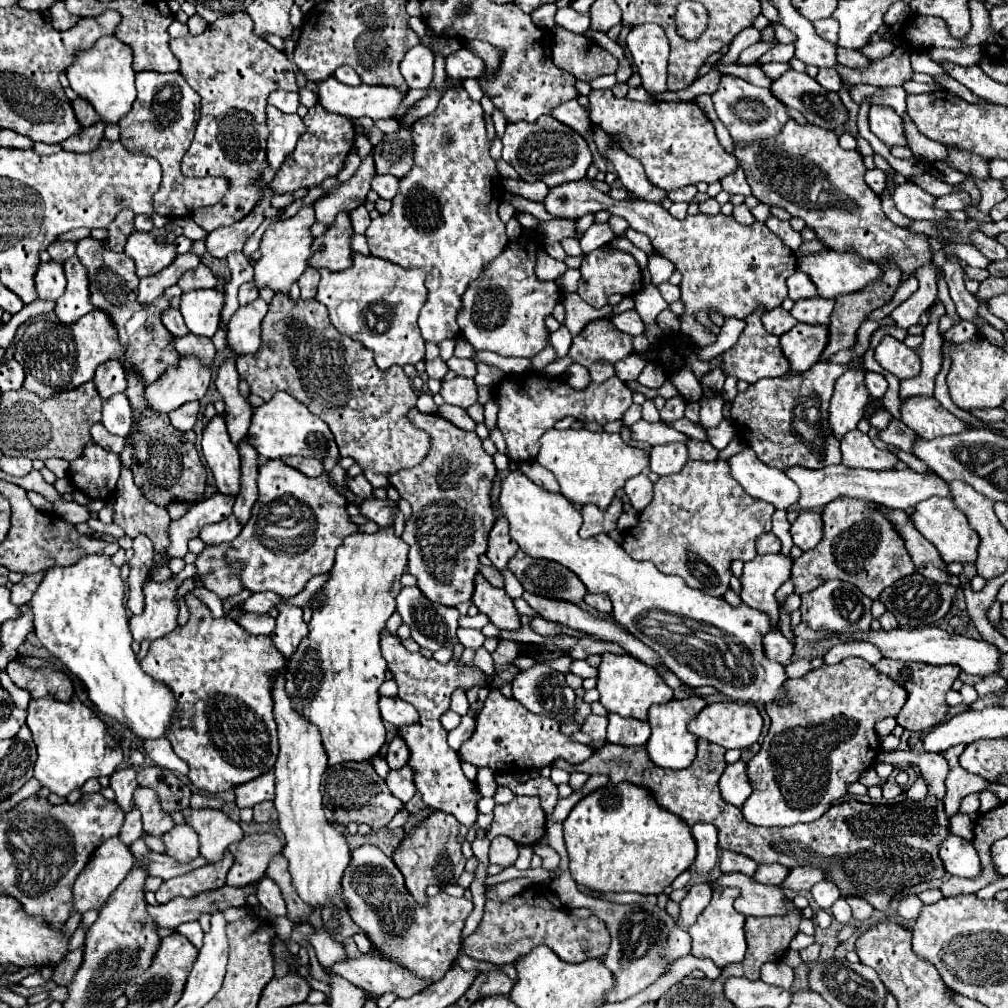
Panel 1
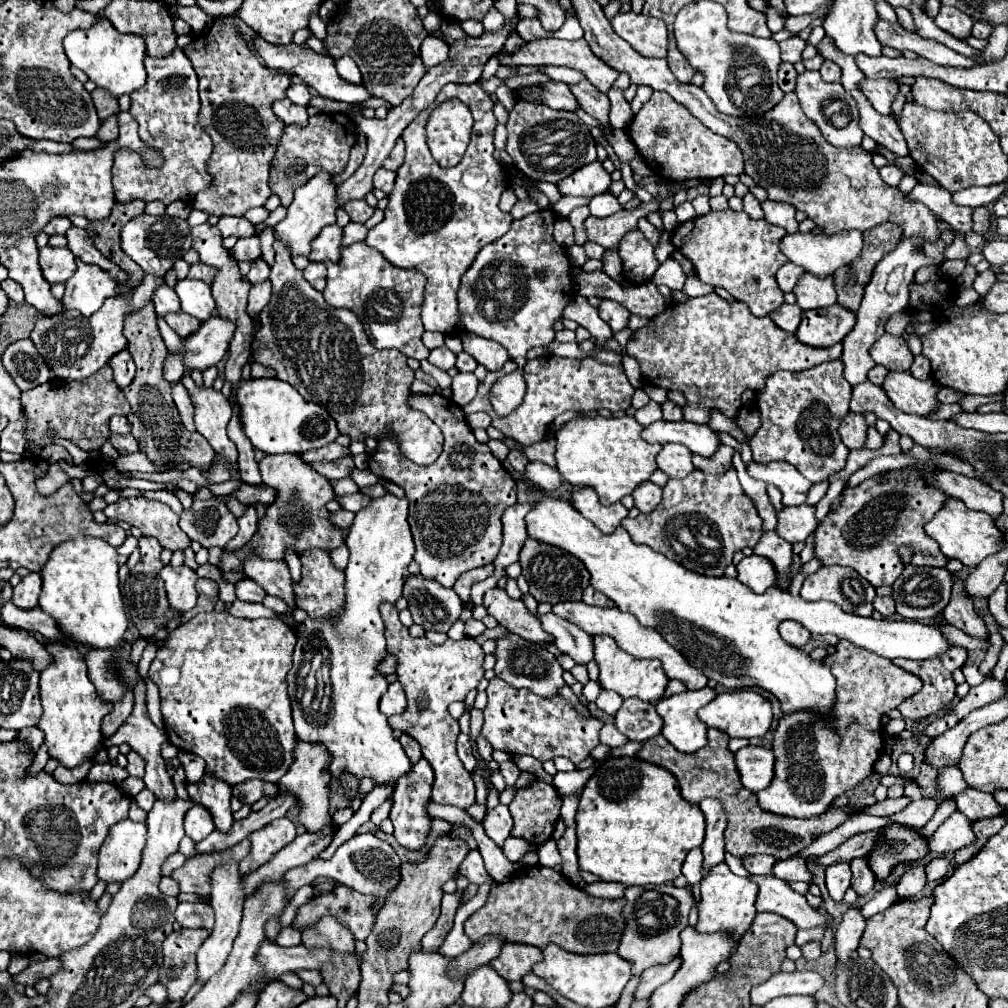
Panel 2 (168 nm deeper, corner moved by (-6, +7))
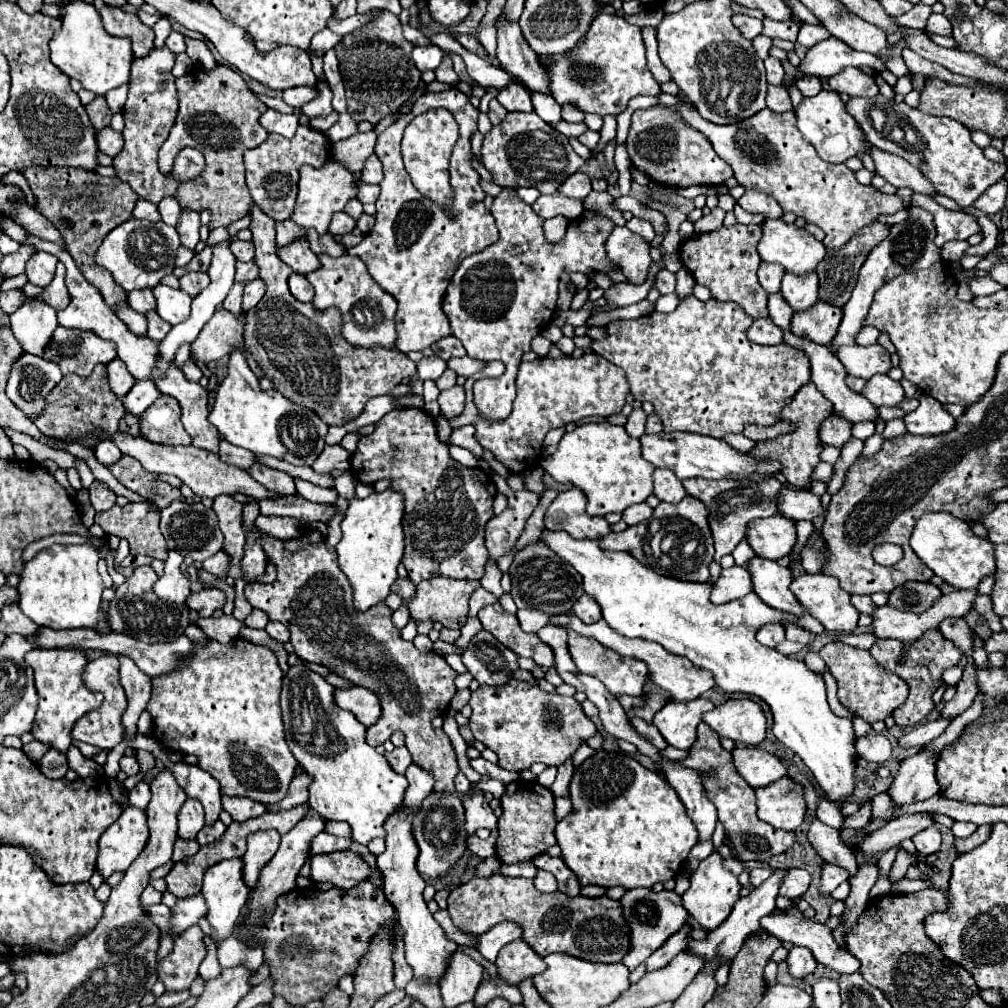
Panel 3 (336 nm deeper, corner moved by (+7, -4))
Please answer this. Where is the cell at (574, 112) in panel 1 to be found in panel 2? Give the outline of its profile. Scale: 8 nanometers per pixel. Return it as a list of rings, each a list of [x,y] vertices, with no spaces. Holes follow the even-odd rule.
[[[547,82],[543,84],[543,104],[553,110],[579,110],[579,102],[571,96],[571,88],[563,82]]]

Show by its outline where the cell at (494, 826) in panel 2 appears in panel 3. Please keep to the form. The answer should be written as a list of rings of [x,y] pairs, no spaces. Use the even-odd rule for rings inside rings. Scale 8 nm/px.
[[[470,787],[470,797],[462,801],[464,811],[466,811],[466,831],[472,835],[476,829],[486,827],[486,829],[496,829],[498,827],[498,819],[492,813],[490,805],[484,801],[484,791]]]

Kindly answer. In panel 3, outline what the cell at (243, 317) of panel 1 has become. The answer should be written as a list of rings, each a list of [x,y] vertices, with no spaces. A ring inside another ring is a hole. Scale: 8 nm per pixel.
[[[254,279],[250,281],[246,287],[244,287],[244,303],[242,303],[242,309],[244,311],[250,311],[252,307],[256,307],[256,303],[264,297],[266,293],[266,285],[262,283],[262,279]]]

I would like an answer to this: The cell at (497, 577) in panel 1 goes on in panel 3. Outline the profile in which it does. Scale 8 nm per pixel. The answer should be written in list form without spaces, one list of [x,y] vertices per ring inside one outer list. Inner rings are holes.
[[[434,577],[418,583],[408,609],[412,619],[432,619],[450,629],[460,629],[468,617],[468,599],[480,587],[478,581]]]

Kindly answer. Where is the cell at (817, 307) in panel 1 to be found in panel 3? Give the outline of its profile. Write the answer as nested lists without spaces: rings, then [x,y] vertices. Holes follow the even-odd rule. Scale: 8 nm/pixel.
[[[790,271],[782,277],[782,295],[794,311],[804,311],[818,301],[818,275],[794,275]]]

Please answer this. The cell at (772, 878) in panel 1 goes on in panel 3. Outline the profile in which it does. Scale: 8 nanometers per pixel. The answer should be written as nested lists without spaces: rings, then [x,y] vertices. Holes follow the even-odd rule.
[[[790,869],[788,875],[782,881],[780,895],[788,897],[788,899],[802,897],[806,893],[808,885],[810,885],[810,875],[808,875],[806,869]]]

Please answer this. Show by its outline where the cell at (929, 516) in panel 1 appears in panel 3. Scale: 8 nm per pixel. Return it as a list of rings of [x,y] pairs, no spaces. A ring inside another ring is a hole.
[[[926,513],[920,517],[910,547],[914,553],[954,589],[976,589],[978,583],[996,571],[994,543],[972,533],[970,523],[948,513]]]

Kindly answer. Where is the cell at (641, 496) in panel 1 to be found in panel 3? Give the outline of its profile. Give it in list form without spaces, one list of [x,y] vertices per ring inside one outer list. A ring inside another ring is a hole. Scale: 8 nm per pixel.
[[[640,503],[640,505],[632,505],[628,509],[622,511],[622,519],[628,523],[628,525],[638,525],[638,523],[644,523],[648,521],[652,515],[652,507],[646,505],[646,503]]]

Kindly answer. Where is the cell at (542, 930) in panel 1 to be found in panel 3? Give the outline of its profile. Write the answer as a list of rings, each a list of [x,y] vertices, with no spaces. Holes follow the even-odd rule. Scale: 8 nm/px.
[[[494,873],[490,877],[474,877],[468,883],[456,887],[450,897],[448,897],[448,913],[454,921],[454,925],[464,931],[464,933],[472,933],[472,935],[482,935],[488,929],[492,929],[494,925],[502,923],[502,921],[516,921],[522,925],[524,933],[522,939],[526,939],[526,943],[530,947],[534,947],[534,951],[542,957],[550,955],[550,953],[568,953],[572,957],[580,957],[586,961],[600,961],[600,963],[618,963],[624,959],[624,955],[630,951],[630,927],[628,923],[622,919],[622,905],[616,899],[610,897],[598,897],[598,899],[588,899],[588,897],[570,897],[562,891],[554,891],[554,893],[540,893],[534,887],[532,879],[524,879],[524,877],[506,877],[502,873]]]

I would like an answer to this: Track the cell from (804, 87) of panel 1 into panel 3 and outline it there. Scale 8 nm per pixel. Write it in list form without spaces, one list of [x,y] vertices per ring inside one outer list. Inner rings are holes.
[[[820,91],[814,97],[806,97],[800,107],[794,109],[796,117],[798,117],[798,129],[802,135],[806,135],[804,139],[808,139],[816,153],[830,163],[844,163],[846,159],[860,155],[860,153],[870,153],[872,147],[870,143],[864,139],[864,133],[860,131],[858,123],[844,111],[844,105],[840,101],[840,95],[834,91]]]

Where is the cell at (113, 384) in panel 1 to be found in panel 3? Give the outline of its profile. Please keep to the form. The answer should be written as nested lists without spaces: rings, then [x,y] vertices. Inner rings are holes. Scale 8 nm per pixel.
[[[114,359],[108,363],[108,379],[110,379],[110,387],[116,395],[124,397],[132,387],[134,387],[134,377],[128,373],[126,363],[122,363],[120,359]]]

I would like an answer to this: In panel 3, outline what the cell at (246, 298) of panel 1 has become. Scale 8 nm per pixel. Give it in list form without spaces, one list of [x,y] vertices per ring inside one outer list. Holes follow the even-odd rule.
[[[238,261],[236,263],[236,281],[240,283],[250,283],[252,279],[258,277],[258,267],[254,261],[248,261],[248,263],[242,263]]]

